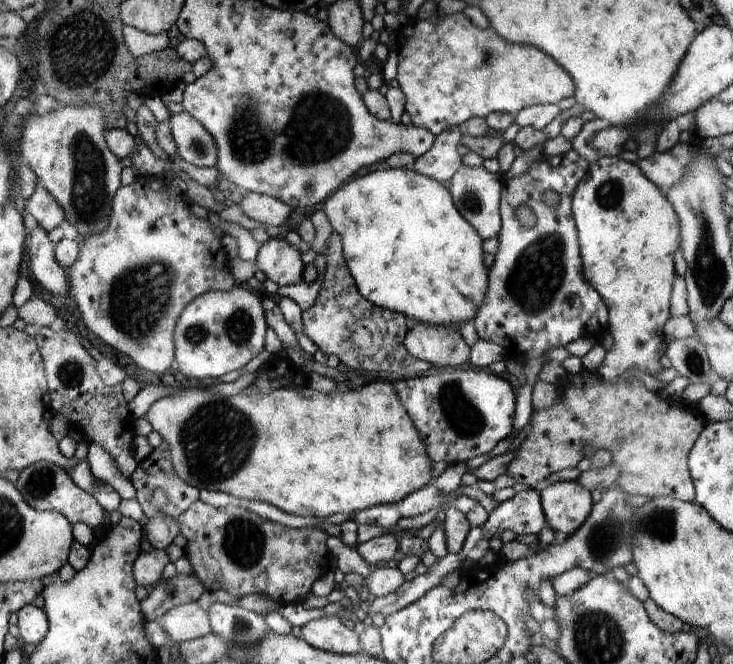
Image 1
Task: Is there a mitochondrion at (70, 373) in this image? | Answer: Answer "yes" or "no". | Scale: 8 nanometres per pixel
yes

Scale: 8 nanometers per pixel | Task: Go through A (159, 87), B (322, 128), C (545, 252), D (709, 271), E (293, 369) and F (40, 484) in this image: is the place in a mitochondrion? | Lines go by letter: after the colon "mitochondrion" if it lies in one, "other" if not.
A: other
B: mitochondrion
C: mitochondrion
D: mitochondrion
E: other
F: mitochondrion

